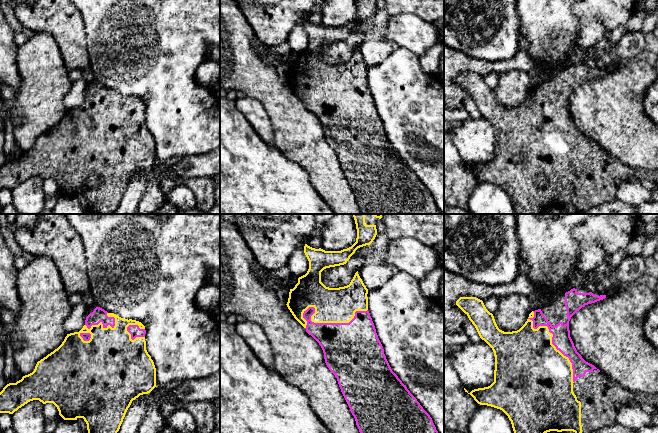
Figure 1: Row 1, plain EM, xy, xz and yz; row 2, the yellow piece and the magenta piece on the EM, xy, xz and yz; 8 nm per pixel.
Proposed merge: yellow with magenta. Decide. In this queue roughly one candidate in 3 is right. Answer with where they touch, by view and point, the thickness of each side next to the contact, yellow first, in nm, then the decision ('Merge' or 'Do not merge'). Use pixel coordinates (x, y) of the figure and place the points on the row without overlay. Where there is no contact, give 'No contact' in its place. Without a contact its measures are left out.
Touches yellow at xz (327, 98). Thickness 280 nm (yellow) against 380 nm. Merge

